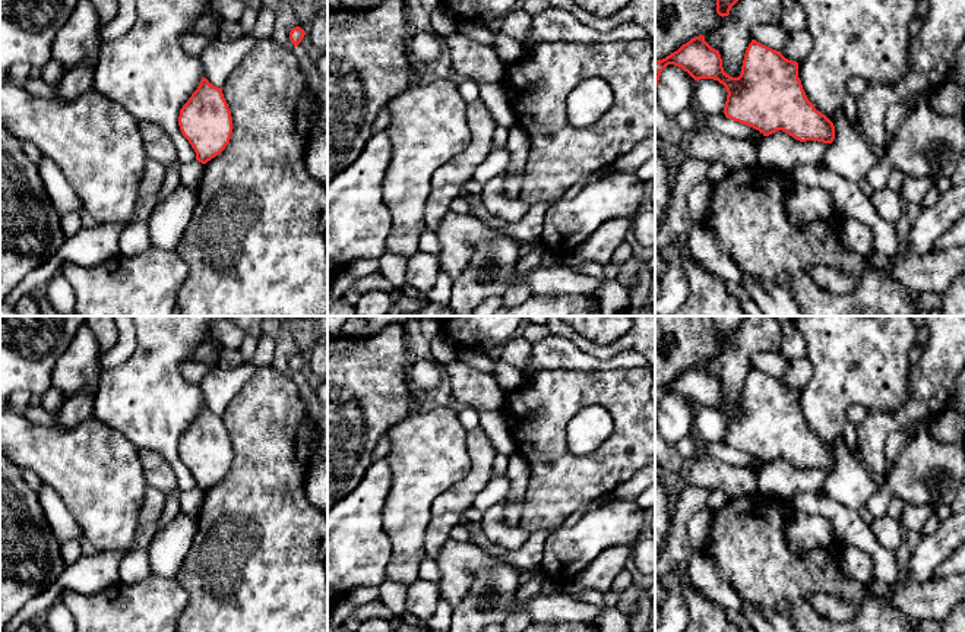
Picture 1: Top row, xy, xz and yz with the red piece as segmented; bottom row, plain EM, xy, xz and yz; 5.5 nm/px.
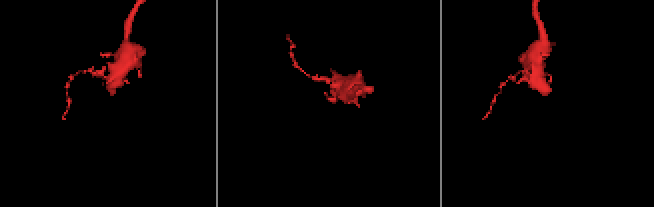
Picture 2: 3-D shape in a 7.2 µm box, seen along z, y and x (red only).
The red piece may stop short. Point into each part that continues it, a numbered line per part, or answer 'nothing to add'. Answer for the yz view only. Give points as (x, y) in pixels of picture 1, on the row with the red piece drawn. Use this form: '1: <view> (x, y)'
nothing to add

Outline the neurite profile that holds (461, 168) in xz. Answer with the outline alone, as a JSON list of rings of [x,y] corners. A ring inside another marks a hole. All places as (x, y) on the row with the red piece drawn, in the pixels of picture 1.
[[[480,98],[466,104],[465,117],[471,130],[471,142],[461,154],[434,171],[431,177],[433,189],[447,184],[462,187],[474,178],[475,168],[493,151],[493,133],[497,126],[485,104]]]

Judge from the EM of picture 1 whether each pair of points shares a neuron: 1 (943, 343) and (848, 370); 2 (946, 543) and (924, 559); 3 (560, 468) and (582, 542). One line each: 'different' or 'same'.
1: different
2: same
3: different

